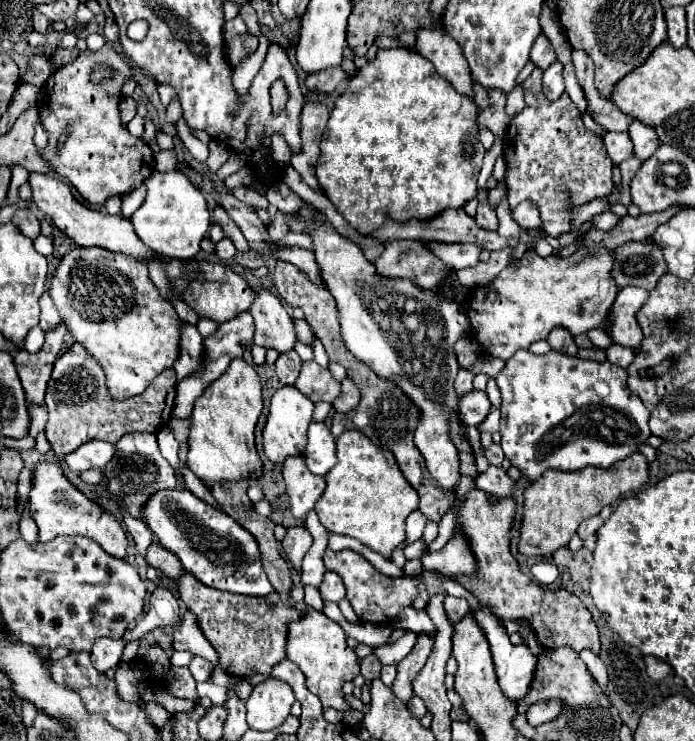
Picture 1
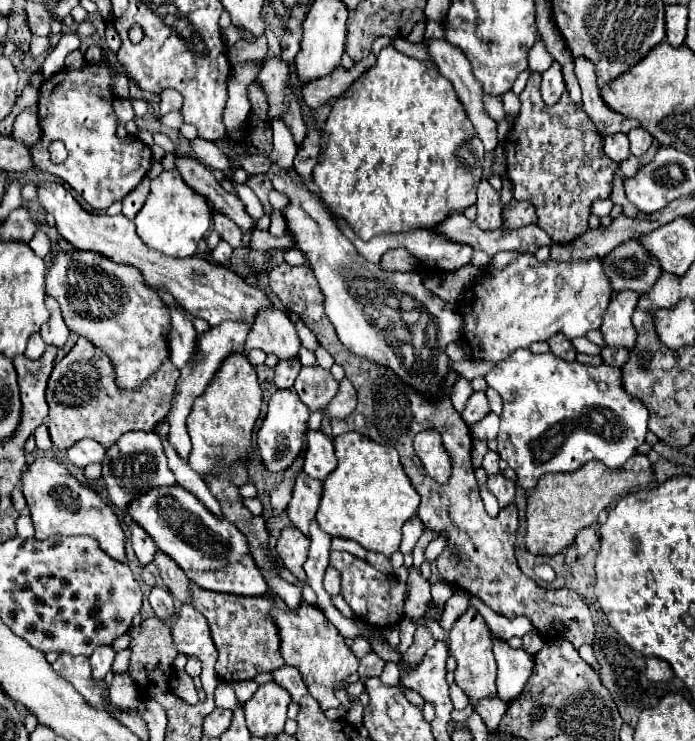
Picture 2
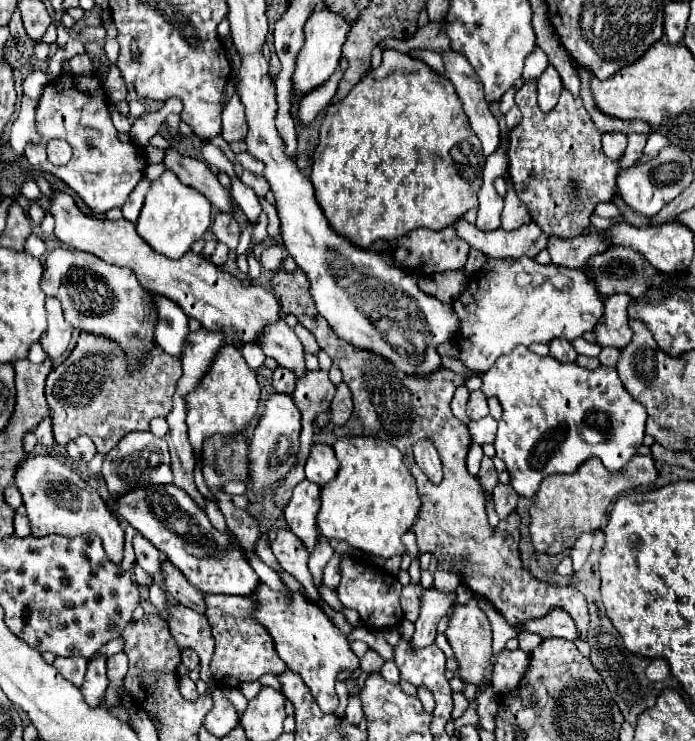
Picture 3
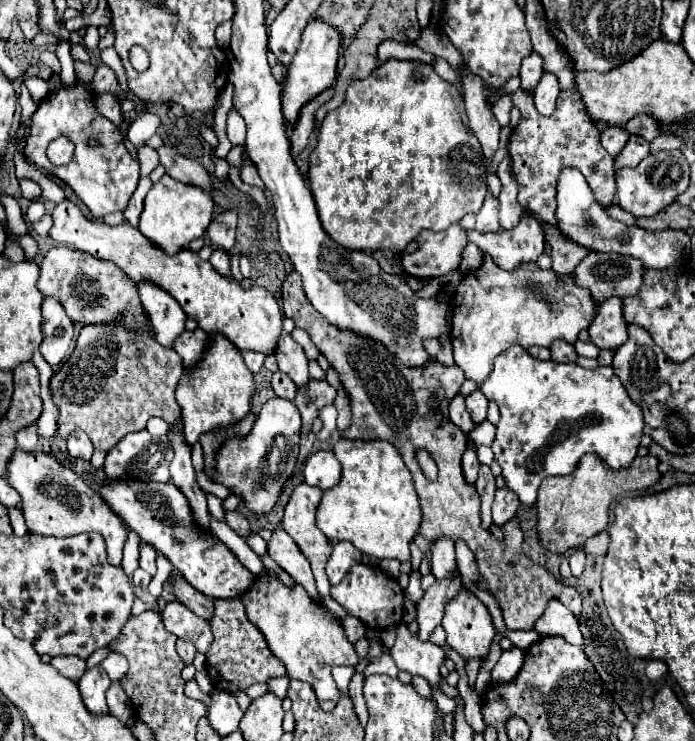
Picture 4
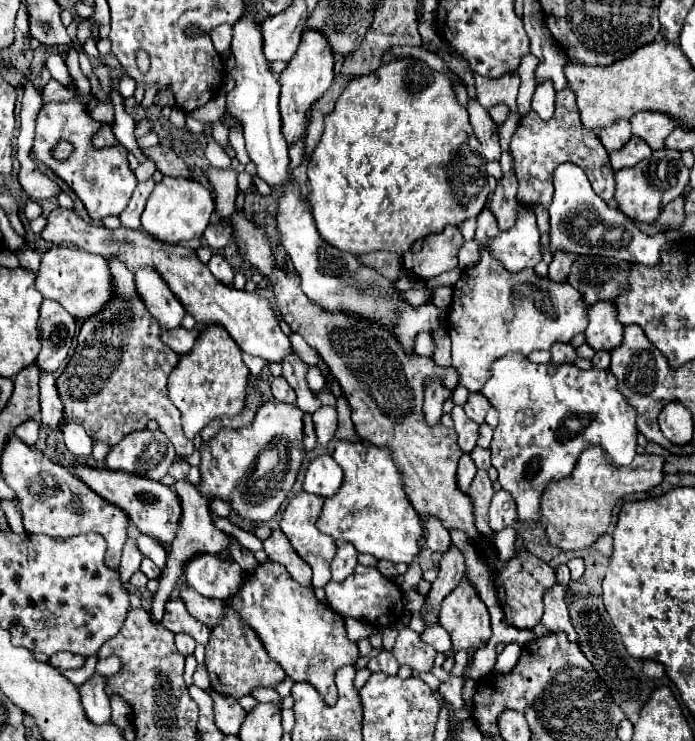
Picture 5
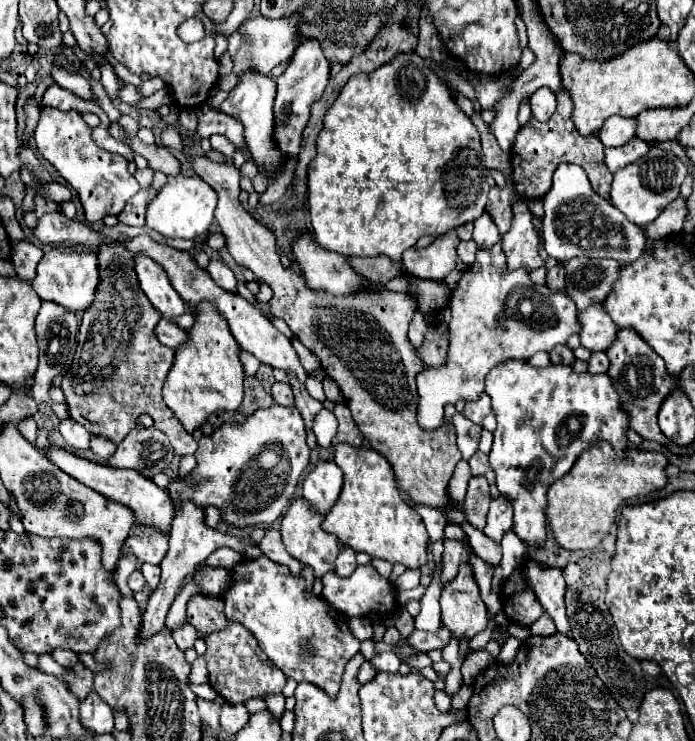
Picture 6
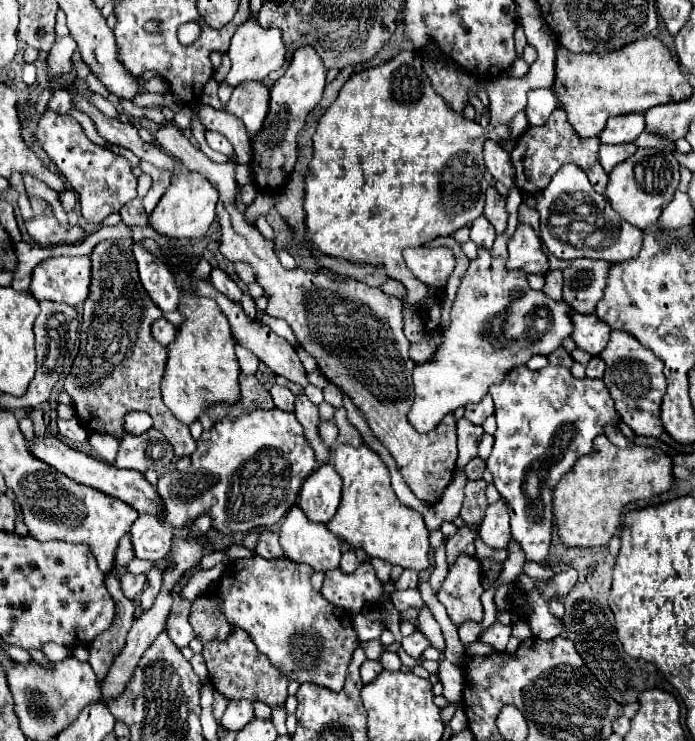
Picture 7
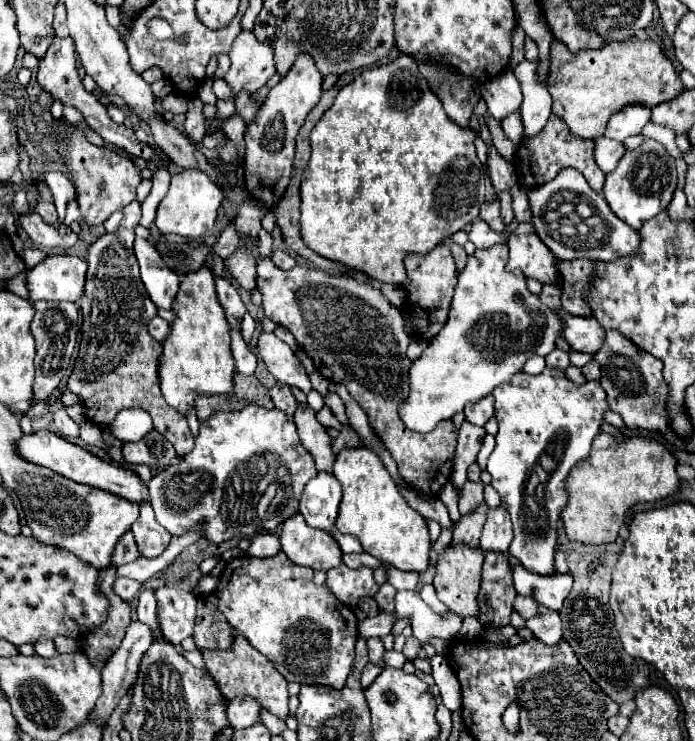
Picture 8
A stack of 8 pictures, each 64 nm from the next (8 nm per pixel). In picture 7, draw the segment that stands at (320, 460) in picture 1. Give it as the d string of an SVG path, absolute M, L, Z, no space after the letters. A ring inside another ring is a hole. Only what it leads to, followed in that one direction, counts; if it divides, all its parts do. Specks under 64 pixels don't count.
M324 464L306 478L300 492L300 508L314 522L328 522L340 504L342 480L332 464Z

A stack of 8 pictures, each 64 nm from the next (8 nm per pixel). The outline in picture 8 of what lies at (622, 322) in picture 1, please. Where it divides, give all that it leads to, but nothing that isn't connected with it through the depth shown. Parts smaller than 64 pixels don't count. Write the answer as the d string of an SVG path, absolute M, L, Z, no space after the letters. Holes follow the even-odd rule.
M564 312L562 316L564 316L562 336L568 340L572 350L596 354L602 348L606 330L600 328L594 316L568 316L568 312Z

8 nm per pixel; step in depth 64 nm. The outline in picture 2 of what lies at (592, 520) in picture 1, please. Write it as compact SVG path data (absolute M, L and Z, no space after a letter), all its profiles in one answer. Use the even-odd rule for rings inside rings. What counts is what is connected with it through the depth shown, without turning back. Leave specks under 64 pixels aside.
M592 524L588 528L582 528L576 536L576 544L578 544L578 556L584 556L590 552L592 544L596 542L596 532L598 532L598 524Z

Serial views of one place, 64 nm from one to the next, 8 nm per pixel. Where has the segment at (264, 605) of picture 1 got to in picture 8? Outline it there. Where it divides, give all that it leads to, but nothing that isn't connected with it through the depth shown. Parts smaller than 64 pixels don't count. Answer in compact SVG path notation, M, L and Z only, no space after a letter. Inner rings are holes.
M238 634L232 642L232 648L228 648L228 652L204 650L202 656L206 662L206 670L216 680L224 698L232 700L240 696L252 696L274 716L282 720L288 716L288 690L286 690L288 682L284 680L284 676L280 676L280 672L276 672L276 668L272 668L266 656L260 656L260 652L256 652L256 648L252 648L252 644L244 640L244 636Z

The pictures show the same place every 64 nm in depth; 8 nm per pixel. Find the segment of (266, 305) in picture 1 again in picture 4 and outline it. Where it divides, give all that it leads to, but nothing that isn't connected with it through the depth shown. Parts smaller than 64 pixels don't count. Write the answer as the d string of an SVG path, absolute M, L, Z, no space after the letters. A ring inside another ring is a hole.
M288 332L280 334L280 348L274 352L278 366L282 372L286 372L298 386L304 386L308 382L308 358L298 342Z

